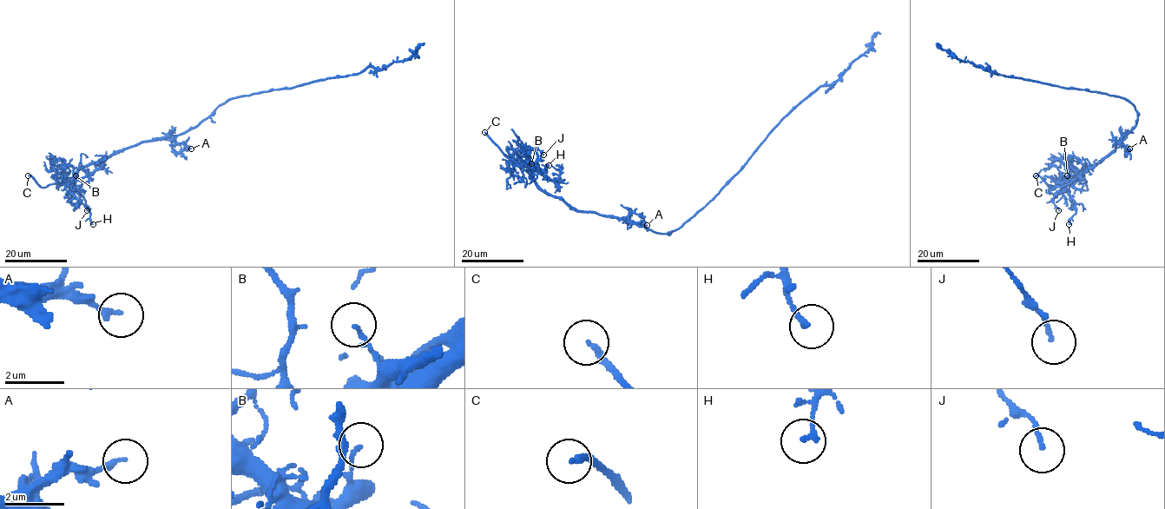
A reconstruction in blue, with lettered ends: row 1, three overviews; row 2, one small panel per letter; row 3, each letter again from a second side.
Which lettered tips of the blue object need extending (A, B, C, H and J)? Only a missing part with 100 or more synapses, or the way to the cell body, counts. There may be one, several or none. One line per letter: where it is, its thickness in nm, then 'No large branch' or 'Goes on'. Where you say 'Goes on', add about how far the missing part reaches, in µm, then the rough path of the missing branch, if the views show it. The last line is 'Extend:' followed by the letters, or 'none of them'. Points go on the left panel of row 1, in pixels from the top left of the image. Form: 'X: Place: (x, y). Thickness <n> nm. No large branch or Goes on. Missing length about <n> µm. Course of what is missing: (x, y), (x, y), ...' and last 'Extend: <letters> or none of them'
A: Place: (191, 148). Thickness 200 nm. No large branch
B: Place: (75, 175). Thickness 110 nm. No large branch
C: Place: (28, 175). Thickness 220 nm. Goes on. Missing length about 30 µm. Course of what is missing: (28, 175), (14, 180), (7, 176)
H: Place: (93, 224). Thickness 170 nm. No large branch
J: Place: (87, 210). Thickness 130 nm. No large branch
Extend: C

